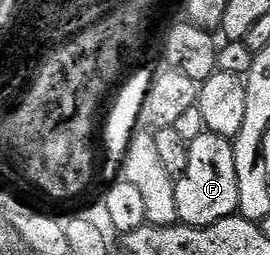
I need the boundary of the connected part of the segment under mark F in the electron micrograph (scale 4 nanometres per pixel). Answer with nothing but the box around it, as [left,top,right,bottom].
[176,132,240,226]

